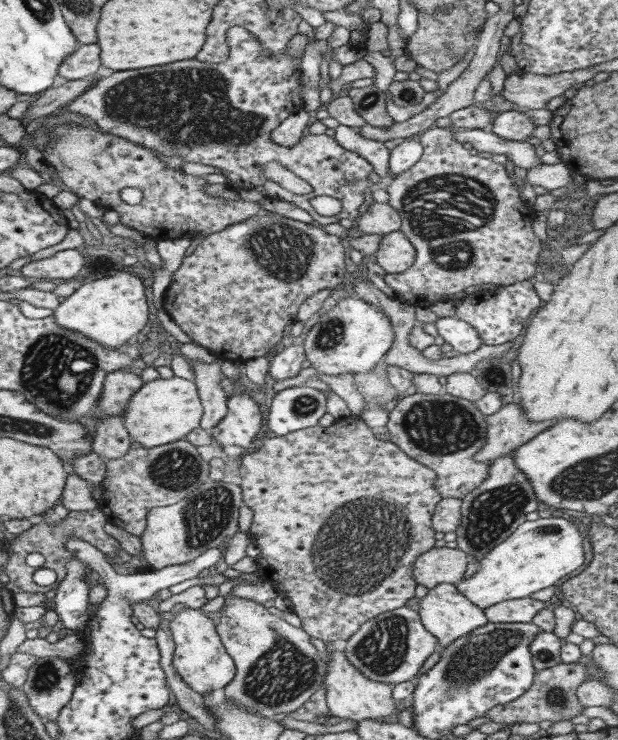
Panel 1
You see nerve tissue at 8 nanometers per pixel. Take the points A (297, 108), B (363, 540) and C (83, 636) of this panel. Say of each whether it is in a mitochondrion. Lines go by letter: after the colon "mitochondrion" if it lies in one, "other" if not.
A: other
B: mitochondrion
C: other

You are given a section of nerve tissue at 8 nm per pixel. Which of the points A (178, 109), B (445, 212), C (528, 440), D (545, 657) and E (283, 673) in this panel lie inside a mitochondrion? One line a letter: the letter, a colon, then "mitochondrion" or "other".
A: mitochondrion
B: mitochondrion
C: other
D: mitochondrion
E: mitochondrion

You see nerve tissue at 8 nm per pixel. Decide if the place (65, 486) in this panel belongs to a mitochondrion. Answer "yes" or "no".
no

